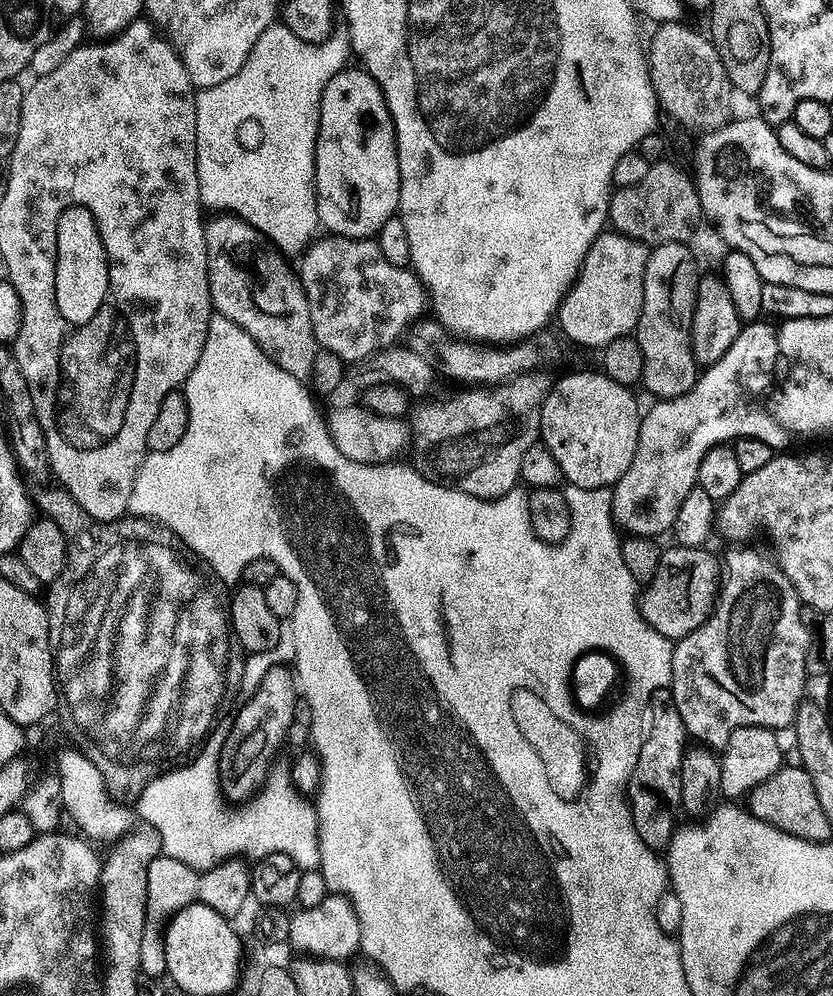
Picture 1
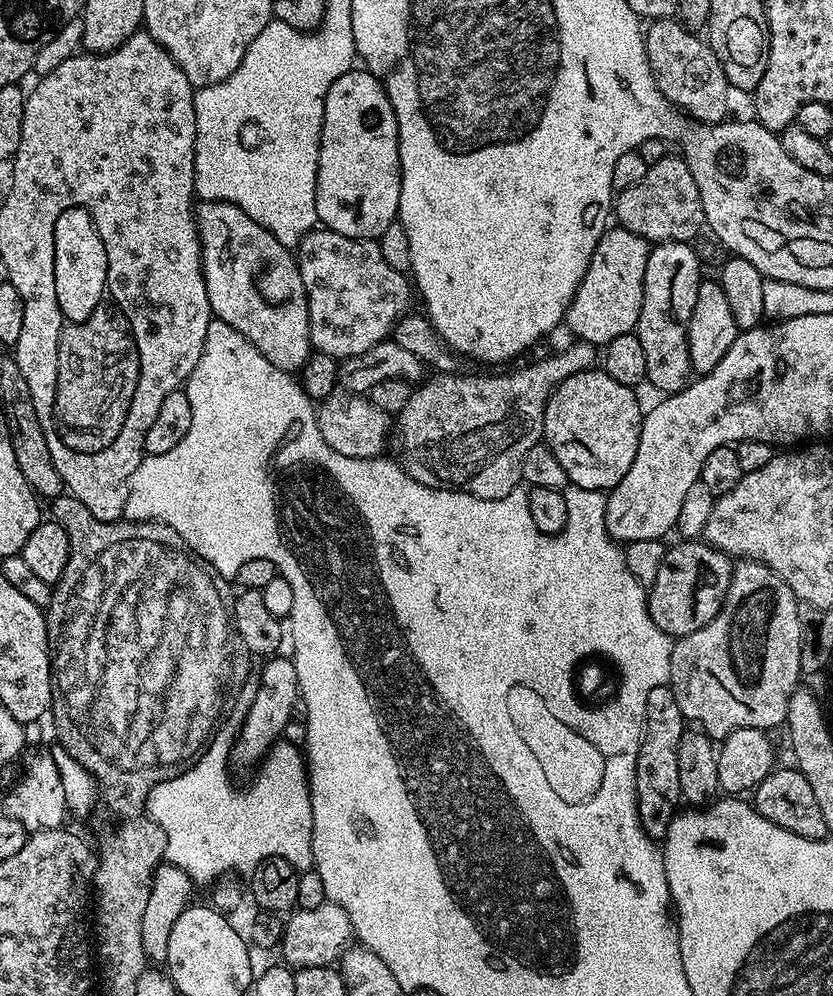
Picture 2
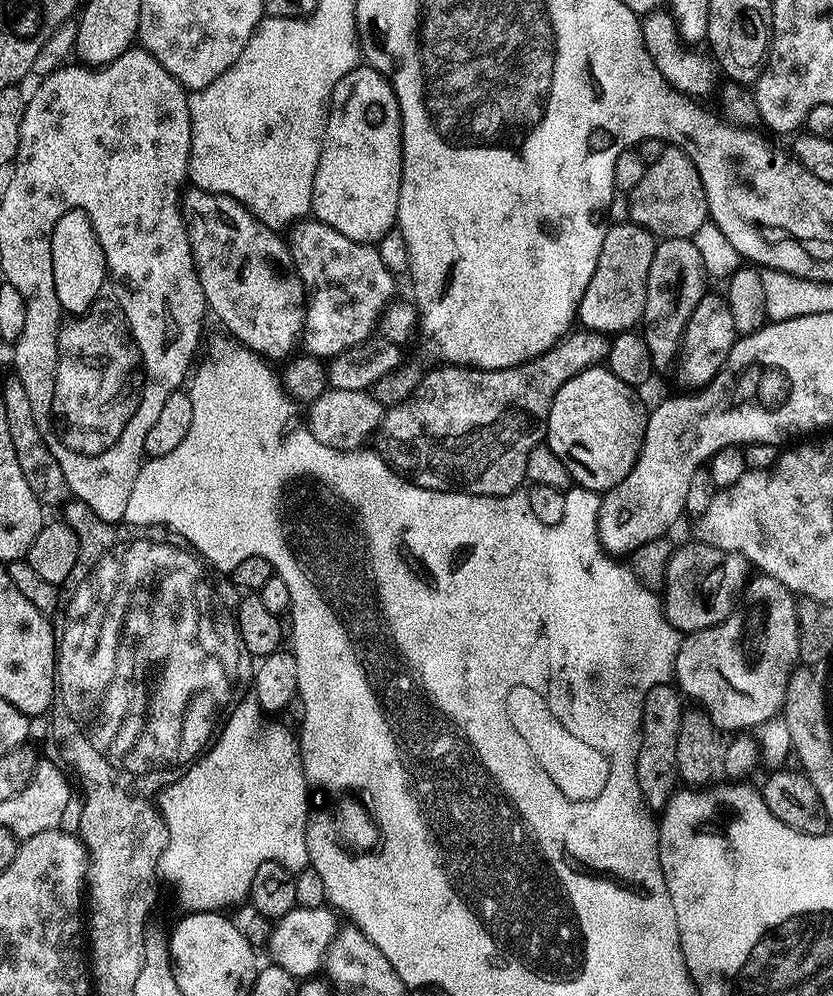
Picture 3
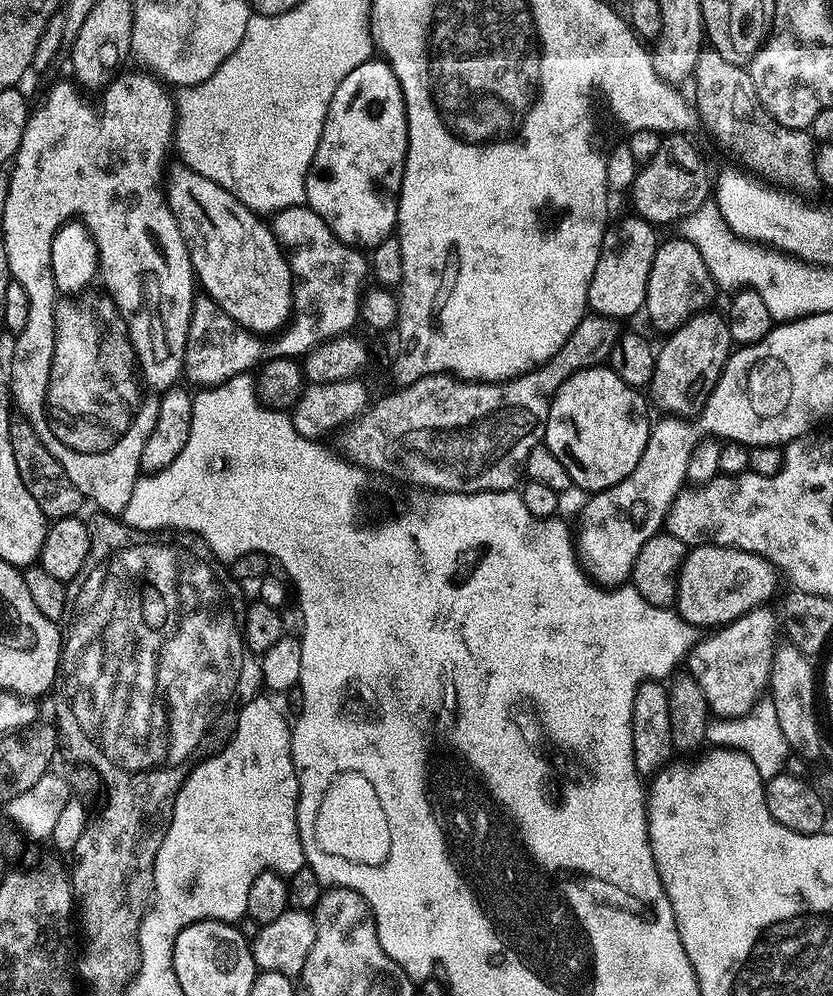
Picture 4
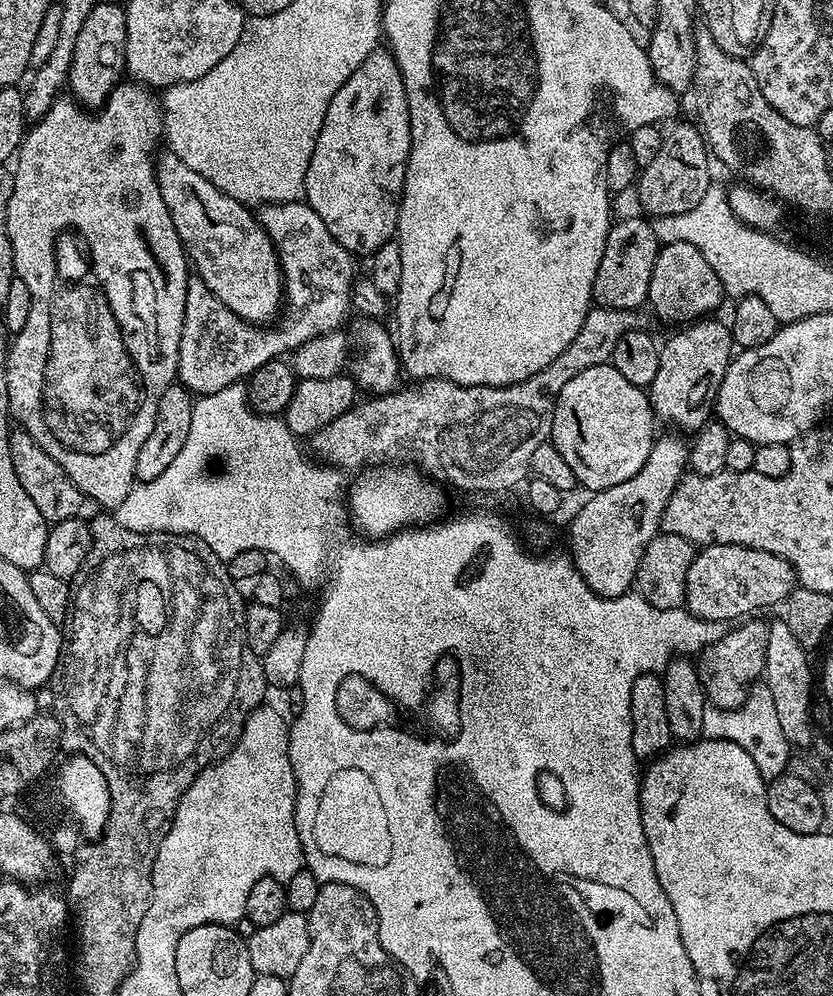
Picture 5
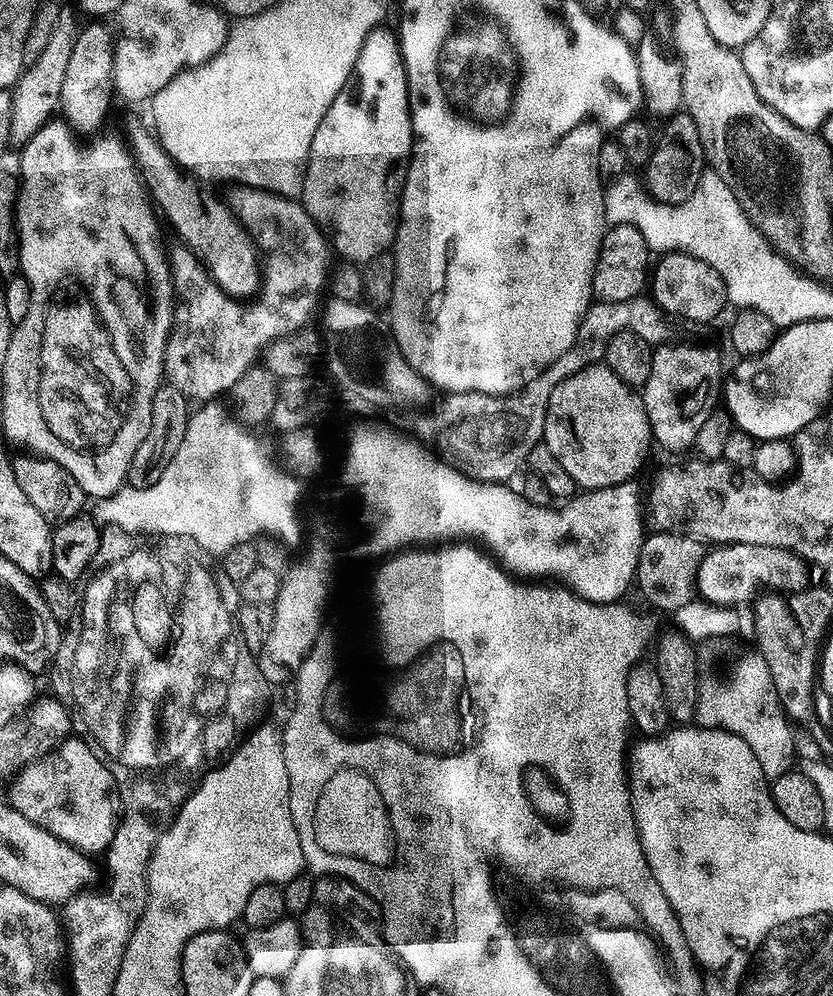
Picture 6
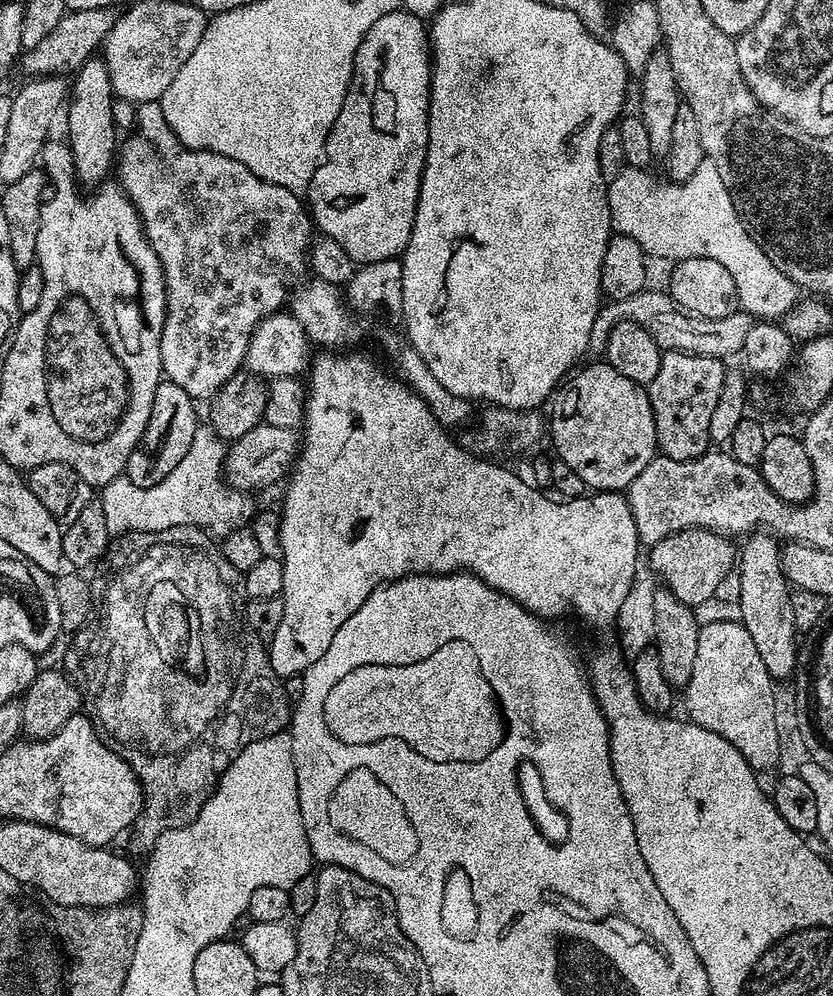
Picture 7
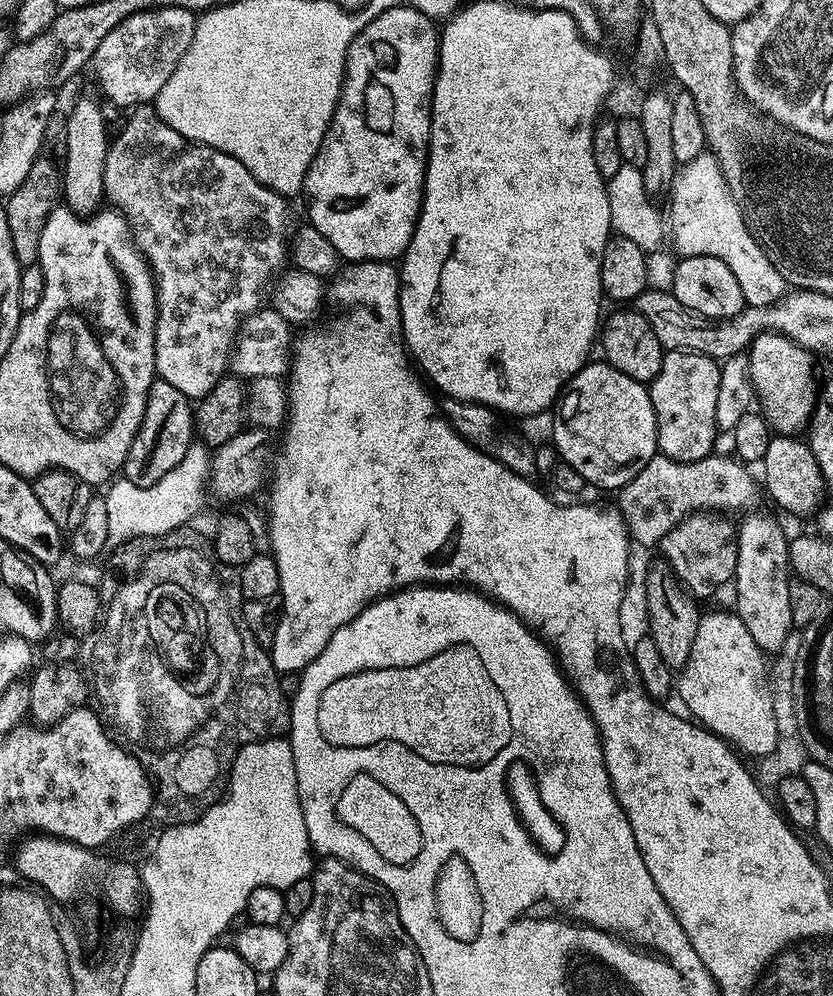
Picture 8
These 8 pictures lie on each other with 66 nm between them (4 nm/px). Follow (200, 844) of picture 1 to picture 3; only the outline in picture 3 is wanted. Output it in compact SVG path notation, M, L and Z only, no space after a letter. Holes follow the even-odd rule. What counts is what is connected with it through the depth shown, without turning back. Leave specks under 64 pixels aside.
M248 699L248 704L239 704L233 712L236 716L232 715L232 713L228 716L228 719L232 721L232 728L219 729L217 736L220 737L217 738L216 745L213 746L212 744L199 759L193 760L192 765L182 775L173 779L158 796L158 812L159 815L163 816L168 827L168 845L160 859L158 872L162 877L163 883L165 880L176 891L176 900L184 907L183 911L185 913L220 912L221 910L228 910L224 908L232 910L237 906L243 905L248 899L250 882L254 882L254 870L258 870L258 866L262 866L266 862L278 862L278 866L282 866L287 872L293 874L309 867L308 851L306 850L306 826L308 825L310 793L308 783L304 777L304 767L300 761L300 742L297 733L293 729L291 732L290 729L283 728L280 724L275 724L272 721L275 719L266 715L257 700Z

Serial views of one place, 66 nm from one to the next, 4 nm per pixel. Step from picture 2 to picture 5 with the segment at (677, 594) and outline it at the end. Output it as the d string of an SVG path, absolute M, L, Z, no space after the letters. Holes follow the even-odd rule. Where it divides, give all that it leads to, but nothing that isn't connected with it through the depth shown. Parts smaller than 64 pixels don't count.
M709 544L701 547L692 560L690 570L686 574L686 590L684 604L693 617L700 620L736 620L756 614L759 608L767 604L776 604L787 601L788 595L798 586L796 571L789 560L782 559L762 550L754 550L737 544Z

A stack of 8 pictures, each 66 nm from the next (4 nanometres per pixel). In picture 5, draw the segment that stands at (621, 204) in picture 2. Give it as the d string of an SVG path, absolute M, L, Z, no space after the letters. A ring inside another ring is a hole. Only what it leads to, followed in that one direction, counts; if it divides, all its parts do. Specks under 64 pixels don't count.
M673 123L672 129L665 131L661 138L658 154L651 159L638 176L640 206L645 213L653 212L653 217L677 216L698 204L702 194L710 186L708 180L708 160L710 152L697 125Z

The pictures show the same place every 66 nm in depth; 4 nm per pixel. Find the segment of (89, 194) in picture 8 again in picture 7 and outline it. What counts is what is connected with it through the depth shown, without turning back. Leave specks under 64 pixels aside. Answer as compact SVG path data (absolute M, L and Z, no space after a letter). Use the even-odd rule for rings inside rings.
M103 59L88 60L81 68L76 69L74 79L76 81L70 84L70 99L66 104L66 112L68 108L66 143L72 152L72 171L77 181L83 187L85 184L88 190L92 190L109 177L114 168L114 157L118 152L116 124L112 121L114 93L108 67Z

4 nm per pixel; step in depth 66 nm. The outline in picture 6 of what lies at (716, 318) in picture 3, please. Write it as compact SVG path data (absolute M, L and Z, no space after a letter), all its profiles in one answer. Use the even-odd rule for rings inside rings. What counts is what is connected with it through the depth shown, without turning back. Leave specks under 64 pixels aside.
M664 344L661 348L657 347L652 354L650 378L642 385L642 399L653 441L657 445L661 444L668 452L691 449L706 418L717 411L719 404L716 403L721 403L722 381L725 379L723 376L724 364L720 361L720 352L716 348L698 348L694 344Z

